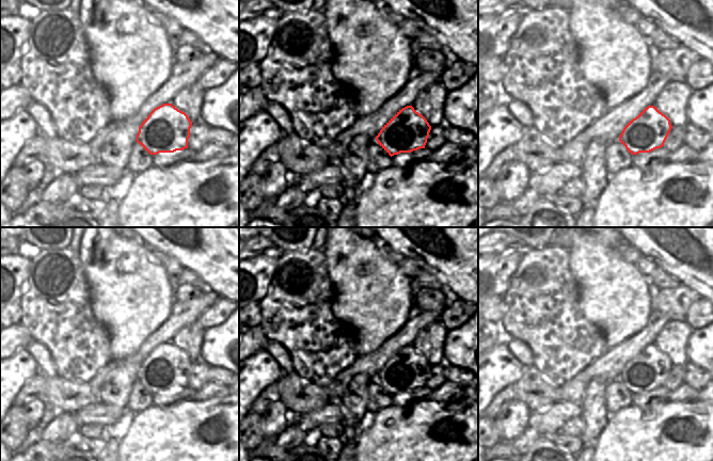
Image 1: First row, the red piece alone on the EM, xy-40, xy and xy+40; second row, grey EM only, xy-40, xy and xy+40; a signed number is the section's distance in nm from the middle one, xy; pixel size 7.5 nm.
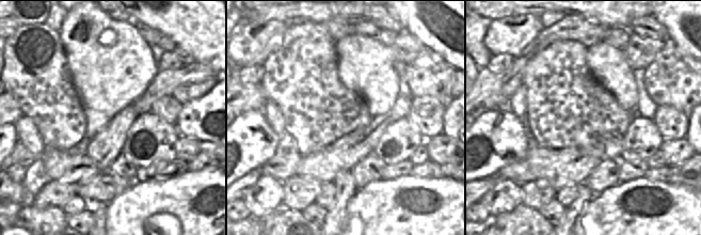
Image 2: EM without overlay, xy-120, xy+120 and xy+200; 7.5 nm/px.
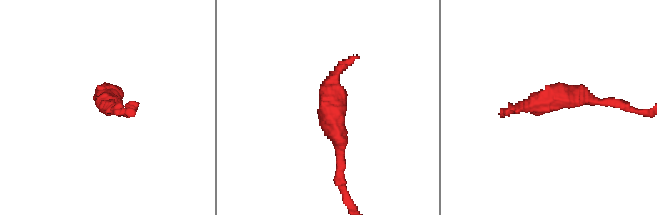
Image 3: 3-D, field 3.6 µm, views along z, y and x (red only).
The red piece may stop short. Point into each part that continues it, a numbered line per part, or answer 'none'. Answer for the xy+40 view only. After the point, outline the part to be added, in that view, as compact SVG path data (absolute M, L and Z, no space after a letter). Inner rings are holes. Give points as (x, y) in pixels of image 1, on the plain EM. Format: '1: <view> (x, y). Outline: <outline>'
none

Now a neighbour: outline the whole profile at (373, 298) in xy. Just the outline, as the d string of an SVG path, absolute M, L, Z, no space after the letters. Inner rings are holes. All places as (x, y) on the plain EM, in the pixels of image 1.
M327 227L322 248L335 292L331 312L353 333L358 356L378 349L401 330L412 307L409 277L380 252L380 241L358 236L350 227Z

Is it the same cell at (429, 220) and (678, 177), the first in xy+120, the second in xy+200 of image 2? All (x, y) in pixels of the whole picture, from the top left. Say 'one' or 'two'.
two

